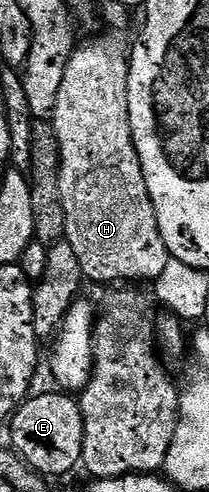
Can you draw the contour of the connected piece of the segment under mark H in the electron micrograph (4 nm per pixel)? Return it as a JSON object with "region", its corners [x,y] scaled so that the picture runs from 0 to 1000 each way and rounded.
{"region":[[[478,71],[464,79],[440,79],[421,89],[368,93],[344,106],[344,114],[325,118],[325,130],[316,132],[316,157],[297,157],[297,181],[278,181],[278,213],[258,213],[258,230],[239,244],[249,258],[268,266],[278,278],[278,295],[287,297],[287,398],[297,400],[297,417],[306,419],[306,431],[316,433],[316,465],[306,467],[316,480],[316,492],[344,500],[354,514],[373,520],[373,539],[392,539],[392,555],[407,569],[435,571],[440,567],[459,575],[536,575],[517,579],[555,579],[569,567],[708,567],[708,571],[742,571],[775,555],[775,547],[794,547],[804,528],[813,524],[794,498],[775,490],[775,474],[756,465],[756,441],[737,433],[737,417],[727,415],[727,402],[718,392],[699,384],[699,360],[679,352],[679,335],[670,333],[670,321],[651,309],[651,297],[641,295],[641,278],[632,276],[632,264],[622,262],[622,230],[612,228],[612,132],[622,126],[622,96],[617,89],[593,89],[584,81],[555,71]]]}

